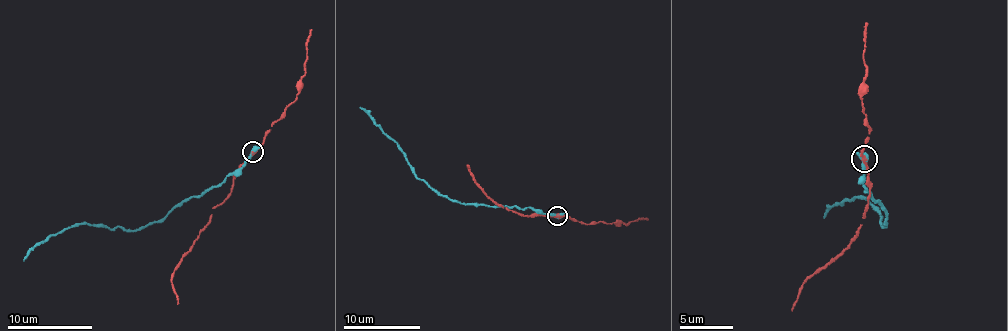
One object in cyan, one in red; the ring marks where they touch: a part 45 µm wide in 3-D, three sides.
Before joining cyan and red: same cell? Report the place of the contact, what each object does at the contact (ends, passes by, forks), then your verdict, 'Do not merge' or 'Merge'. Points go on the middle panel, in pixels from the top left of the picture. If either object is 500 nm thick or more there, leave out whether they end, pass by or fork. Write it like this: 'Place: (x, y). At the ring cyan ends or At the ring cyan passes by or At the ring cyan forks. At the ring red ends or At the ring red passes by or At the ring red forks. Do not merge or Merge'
Place: (557, 215). At the ring cyan passes by. At the ring red passes by. Do not merge

